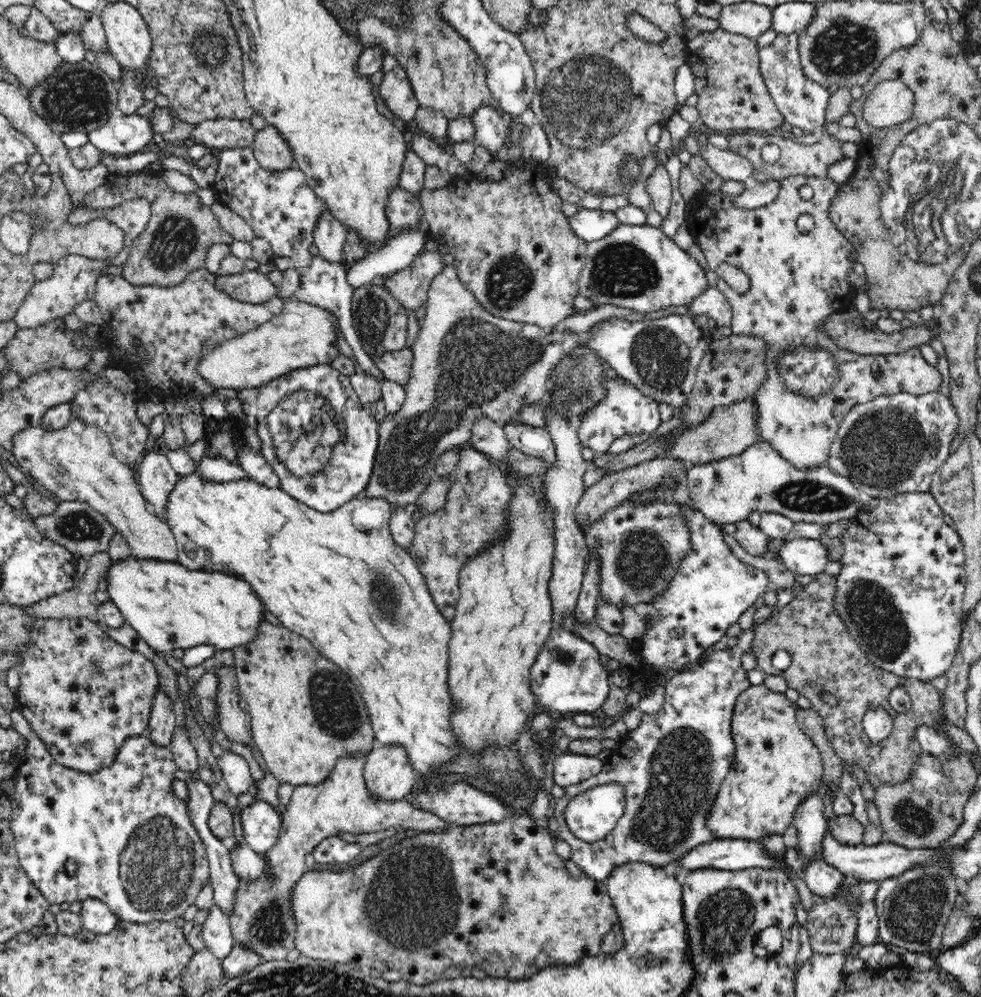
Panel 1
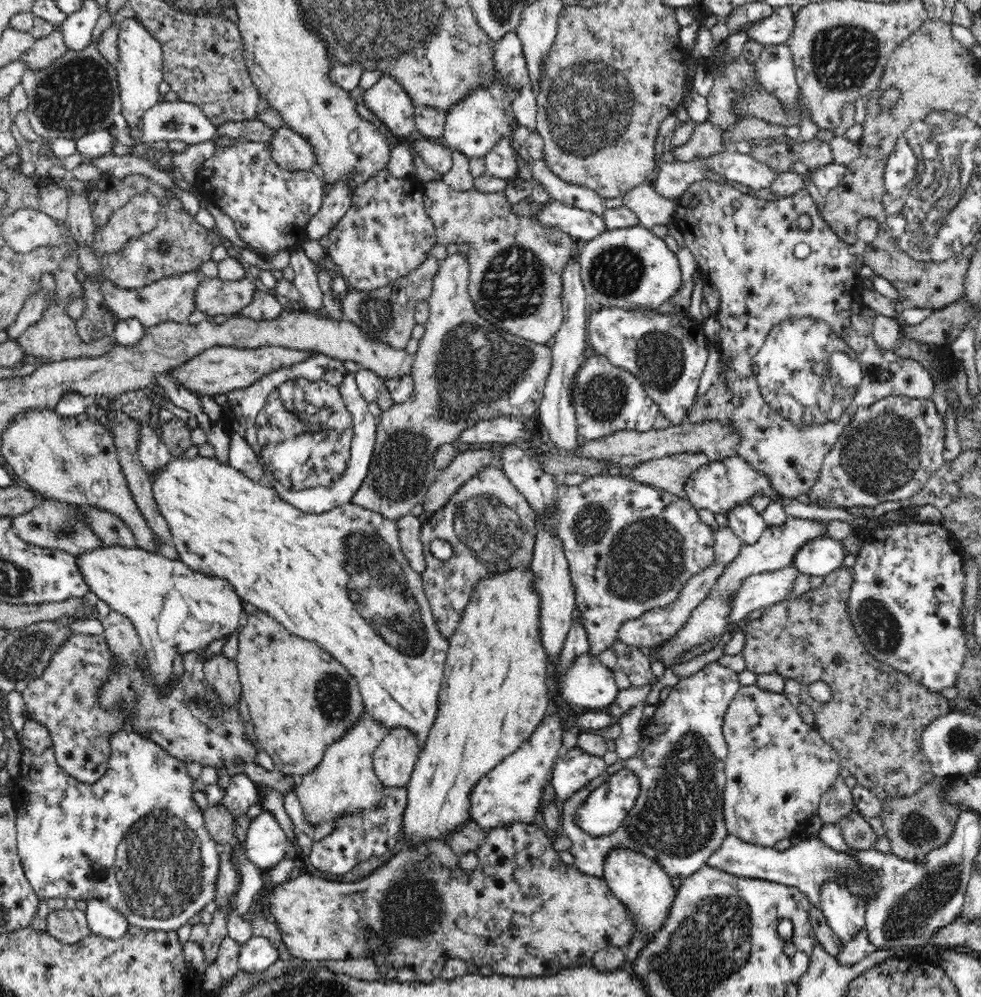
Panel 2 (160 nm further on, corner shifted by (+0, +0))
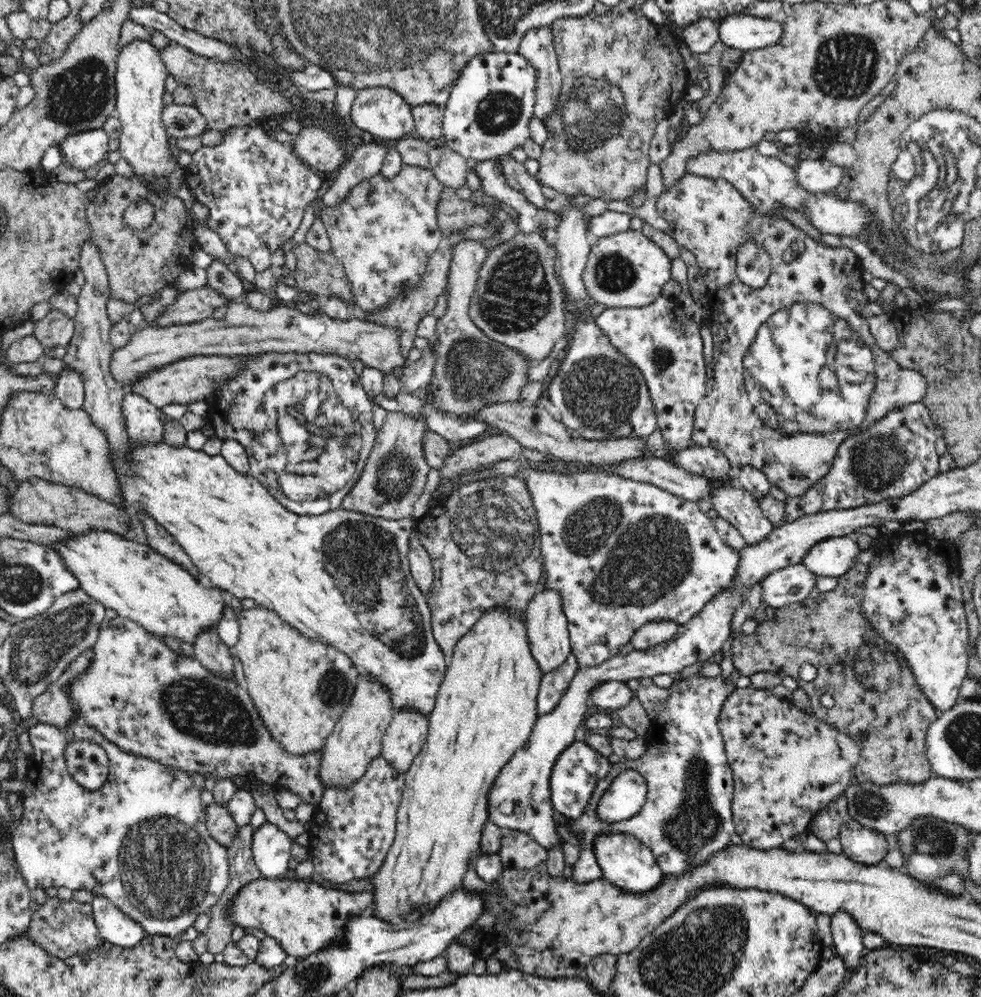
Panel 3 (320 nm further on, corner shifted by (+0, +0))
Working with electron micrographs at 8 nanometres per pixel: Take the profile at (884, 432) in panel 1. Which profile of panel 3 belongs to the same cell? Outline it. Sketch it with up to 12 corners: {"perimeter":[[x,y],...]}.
{"perimeter":[[922,401],[838,447],[783,523],[904,497],[939,476]]}

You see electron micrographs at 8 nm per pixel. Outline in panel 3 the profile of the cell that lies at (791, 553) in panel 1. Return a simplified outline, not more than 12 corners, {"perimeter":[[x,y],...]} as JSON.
{"perimeter":[[856,536],[828,538],[803,563],[817,576],[841,577],[861,551]]}

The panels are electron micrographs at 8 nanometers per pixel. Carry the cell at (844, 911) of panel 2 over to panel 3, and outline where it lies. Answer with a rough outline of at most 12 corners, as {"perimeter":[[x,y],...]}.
{"perimeter":[[844,911],[831,918],[833,950],[849,976],[867,952],[863,932]]}

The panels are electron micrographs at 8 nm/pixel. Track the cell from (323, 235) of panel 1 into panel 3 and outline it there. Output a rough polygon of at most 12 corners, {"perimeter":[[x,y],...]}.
{"perimeter":[[385,141],[357,147],[322,197],[340,204],[354,185],[378,174]]}

